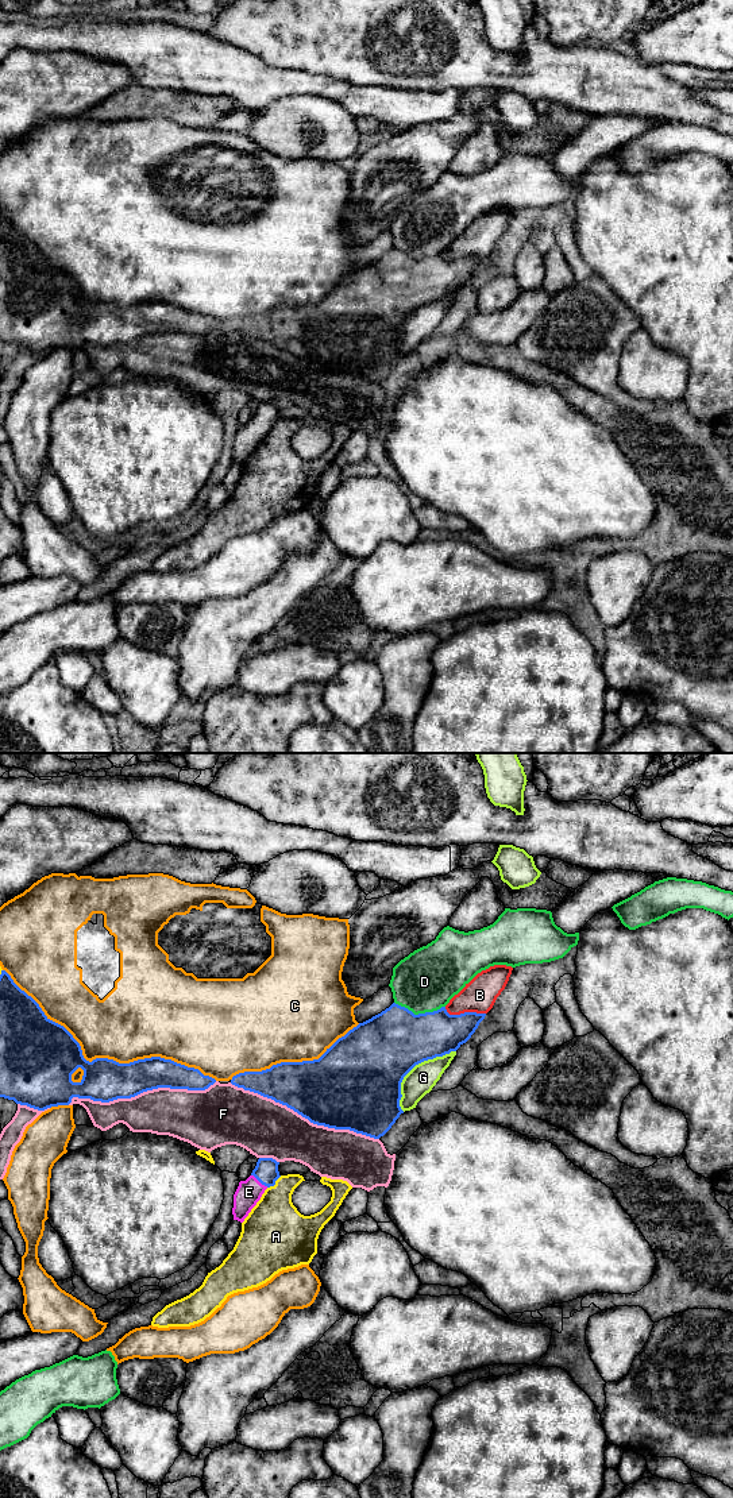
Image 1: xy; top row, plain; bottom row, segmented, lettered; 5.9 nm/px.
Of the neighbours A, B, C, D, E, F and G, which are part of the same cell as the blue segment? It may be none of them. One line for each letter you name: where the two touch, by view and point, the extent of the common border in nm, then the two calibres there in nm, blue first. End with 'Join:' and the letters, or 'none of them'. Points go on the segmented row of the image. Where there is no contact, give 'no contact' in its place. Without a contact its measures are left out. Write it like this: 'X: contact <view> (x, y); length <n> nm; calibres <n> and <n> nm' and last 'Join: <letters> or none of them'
E: contact xy (259, 1181); length 130 nm; calibres 140 and 150 nm
Join: E

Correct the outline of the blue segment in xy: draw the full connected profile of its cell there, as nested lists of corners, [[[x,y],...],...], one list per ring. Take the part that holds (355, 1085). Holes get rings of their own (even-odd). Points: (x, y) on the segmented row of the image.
[[[393,1003],[339,1038],[319,1059],[281,1062],[262,1072],[239,1073],[231,1084],[286,1105],[313,1124],[379,1139],[404,1113],[400,1107],[404,1077],[424,1061],[456,1051],[485,1016],[477,1012],[450,1015],[445,1007],[414,1015]]]

